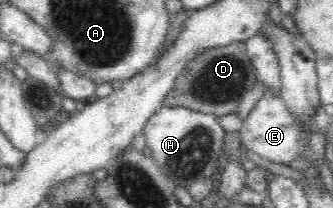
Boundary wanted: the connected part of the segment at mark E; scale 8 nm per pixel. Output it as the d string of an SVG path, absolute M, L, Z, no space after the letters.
M269 88L263 97L255 103L252 111L244 119L240 129L240 141L249 151L270 162L290 166L290 163L303 157L309 149L307 134L301 129L301 124L295 120L291 110L285 105L278 88Z

